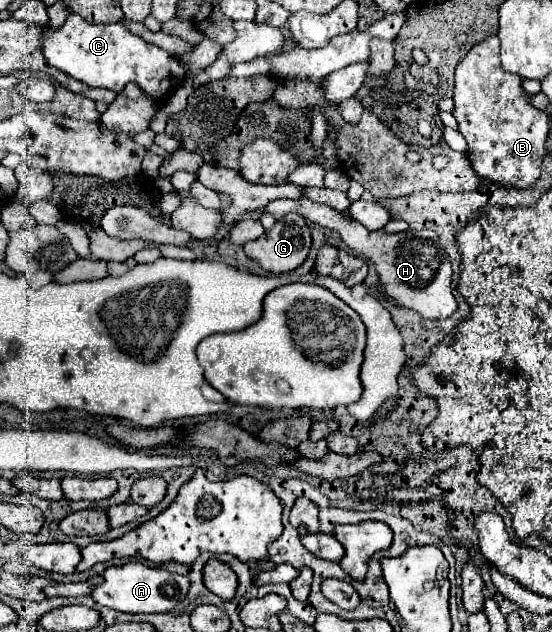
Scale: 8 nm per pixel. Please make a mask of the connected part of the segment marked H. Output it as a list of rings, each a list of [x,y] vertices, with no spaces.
[[[308,198],[276,200],[276,202],[270,202],[264,208],[264,212],[272,214],[276,220],[284,218],[288,212],[296,212],[314,224],[320,224],[320,226],[330,228],[332,232],[338,232],[338,236],[346,242],[346,246],[354,254],[364,256],[376,264],[376,272],[380,276],[380,284],[382,284],[386,296],[396,300],[396,304],[400,304],[402,308],[410,308],[428,320],[448,318],[456,312],[458,304],[456,304],[456,300],[452,296],[452,288],[450,288],[452,264],[440,252],[438,242],[436,242],[436,234],[432,230],[418,230],[418,232],[406,230],[400,234],[388,234],[384,230],[370,232],[360,222],[350,220],[344,214],[340,214],[324,204],[318,204],[314,200],[308,200]]]

